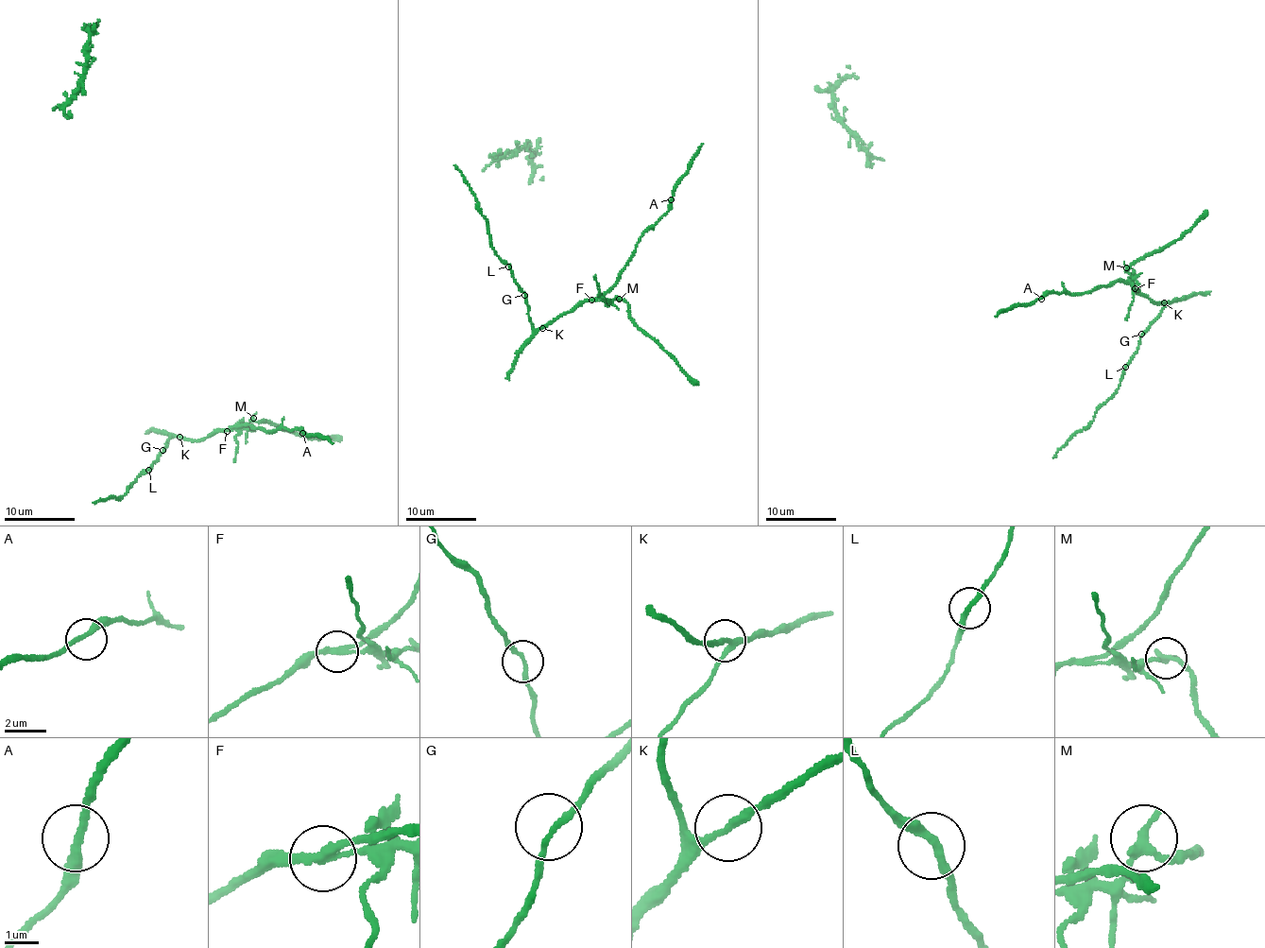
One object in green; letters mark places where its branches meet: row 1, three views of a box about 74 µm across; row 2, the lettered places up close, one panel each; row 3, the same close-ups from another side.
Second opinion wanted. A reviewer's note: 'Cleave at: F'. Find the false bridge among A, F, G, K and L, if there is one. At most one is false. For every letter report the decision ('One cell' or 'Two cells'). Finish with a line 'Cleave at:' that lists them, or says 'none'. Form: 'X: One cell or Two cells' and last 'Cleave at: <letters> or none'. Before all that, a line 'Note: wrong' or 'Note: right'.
Note: right
A: One cell
F: Two cells
G: One cell
K: One cell
L: One cell
Cleave at: F

